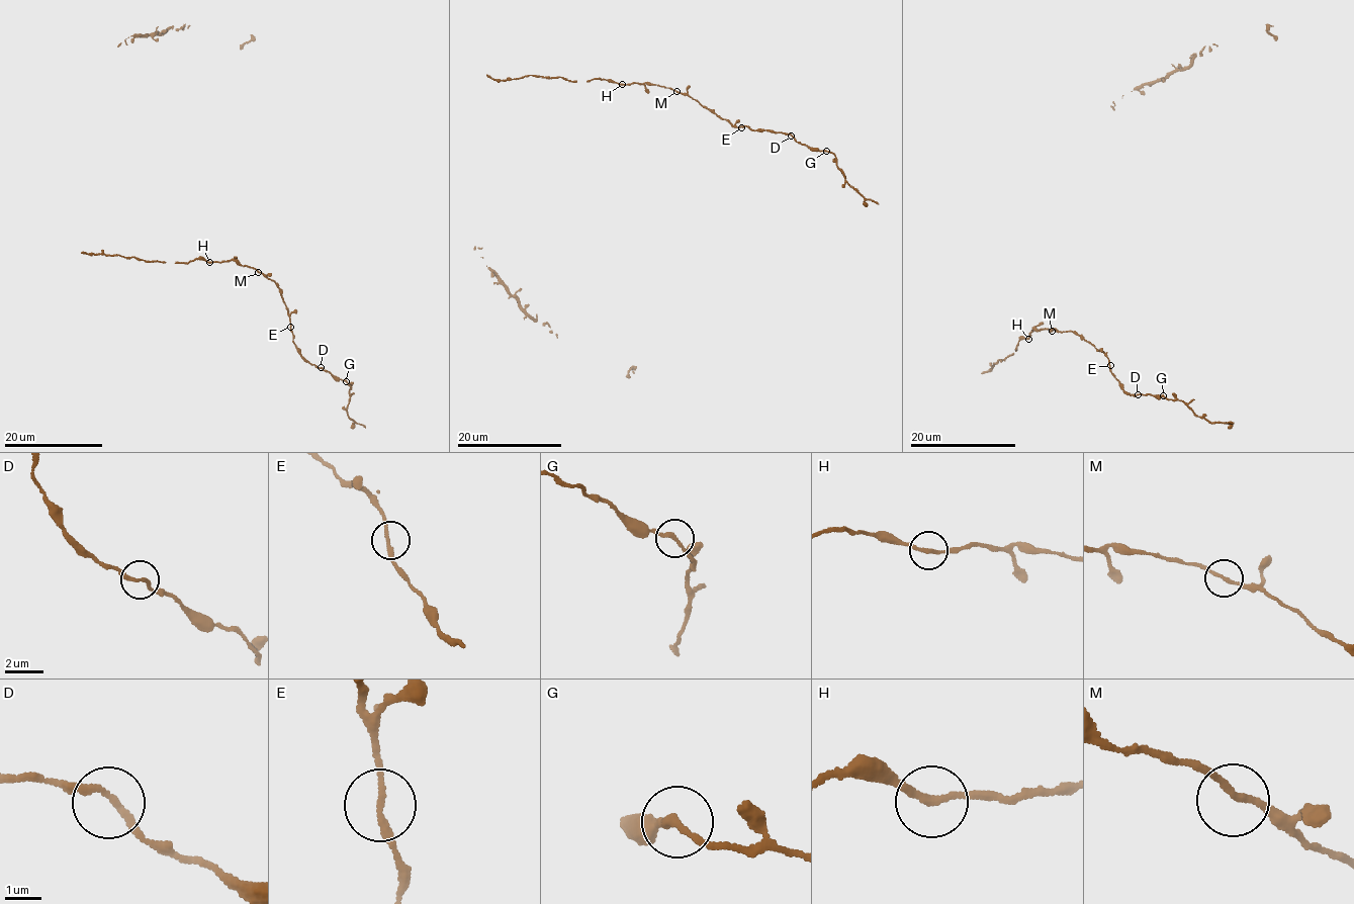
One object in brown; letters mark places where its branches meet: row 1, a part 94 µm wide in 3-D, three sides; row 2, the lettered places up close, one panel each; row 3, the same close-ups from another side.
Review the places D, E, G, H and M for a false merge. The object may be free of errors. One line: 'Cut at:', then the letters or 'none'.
Cut at: G

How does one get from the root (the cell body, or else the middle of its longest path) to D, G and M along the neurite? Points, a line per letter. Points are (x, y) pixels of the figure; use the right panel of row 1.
D: (1033, 328), (1071, 330), (1104, 353), (1109, 359), (1109, 371), (1121, 388), (1138, 394)
G: (1033, 328), (1071, 330), (1104, 353), (1109, 359), (1109, 371), (1123, 390), (1135, 395), (1163, 395)
M: (1033, 328), (1052, 331)

